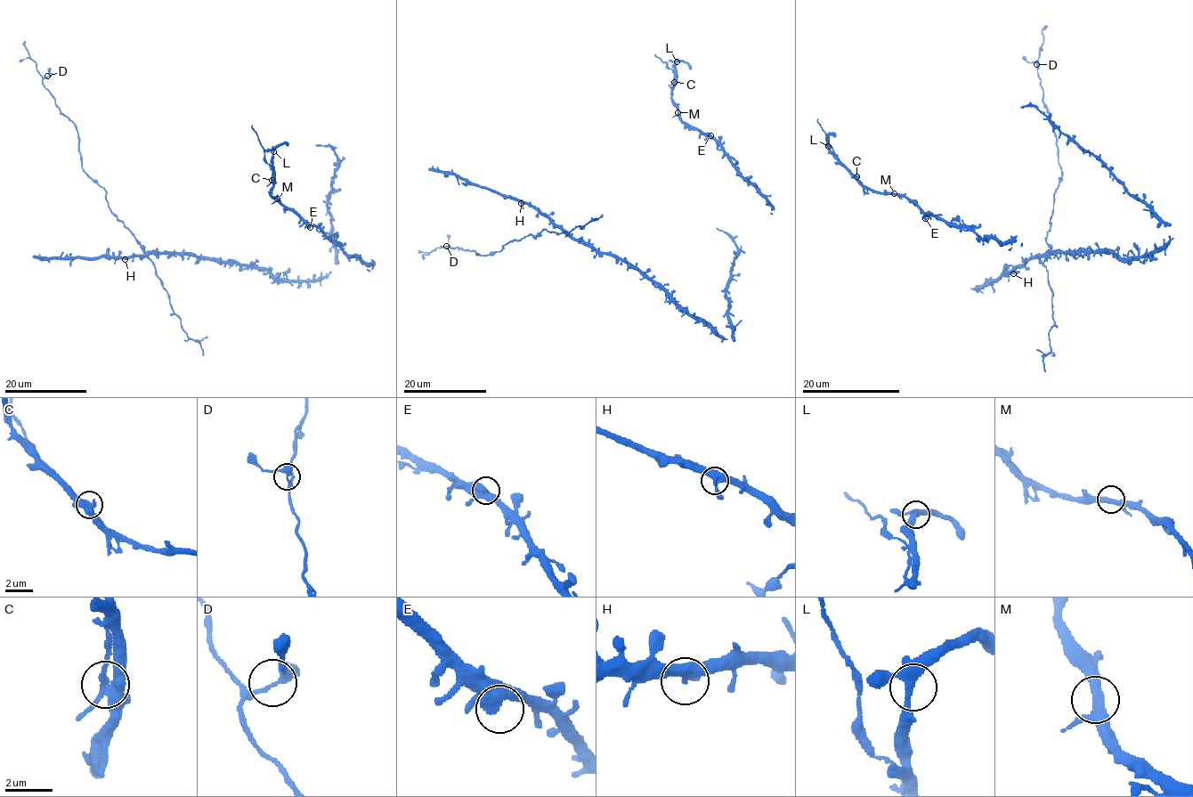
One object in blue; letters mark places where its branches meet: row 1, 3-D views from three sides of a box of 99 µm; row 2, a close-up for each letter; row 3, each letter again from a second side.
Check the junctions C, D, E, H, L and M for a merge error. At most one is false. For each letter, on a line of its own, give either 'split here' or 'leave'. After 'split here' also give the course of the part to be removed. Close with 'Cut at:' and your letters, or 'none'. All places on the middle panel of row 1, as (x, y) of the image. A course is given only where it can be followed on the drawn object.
C: split here; course (674, 82), (674, 72), (655, 55)
D: leave
E: leave
H: leave
L: leave
M: leave
Cut at: C

